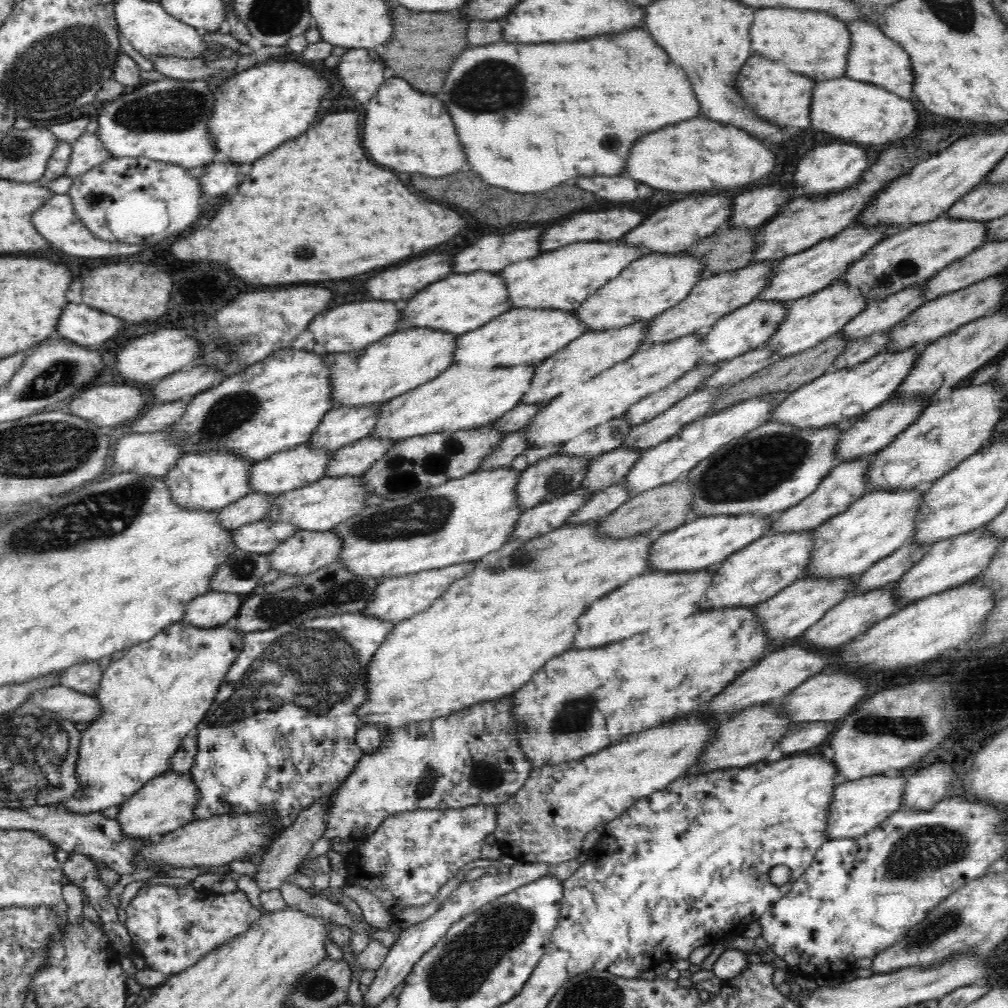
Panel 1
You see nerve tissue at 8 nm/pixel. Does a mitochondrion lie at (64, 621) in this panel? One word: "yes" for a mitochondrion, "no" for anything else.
no

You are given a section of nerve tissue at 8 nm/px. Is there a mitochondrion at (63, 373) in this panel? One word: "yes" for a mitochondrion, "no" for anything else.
yes

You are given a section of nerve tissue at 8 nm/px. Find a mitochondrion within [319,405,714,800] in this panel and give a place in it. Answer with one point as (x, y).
(422, 514)

